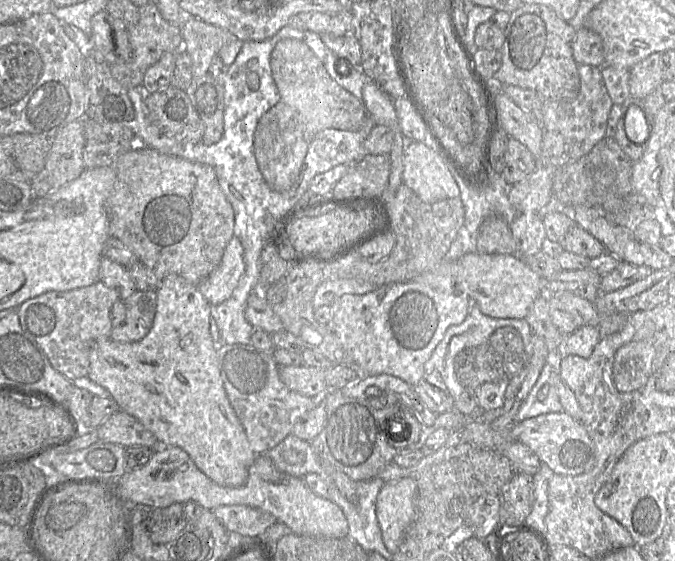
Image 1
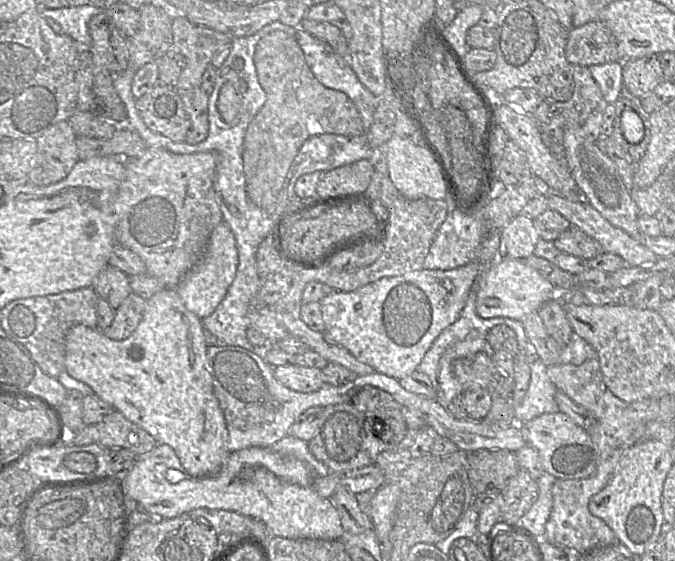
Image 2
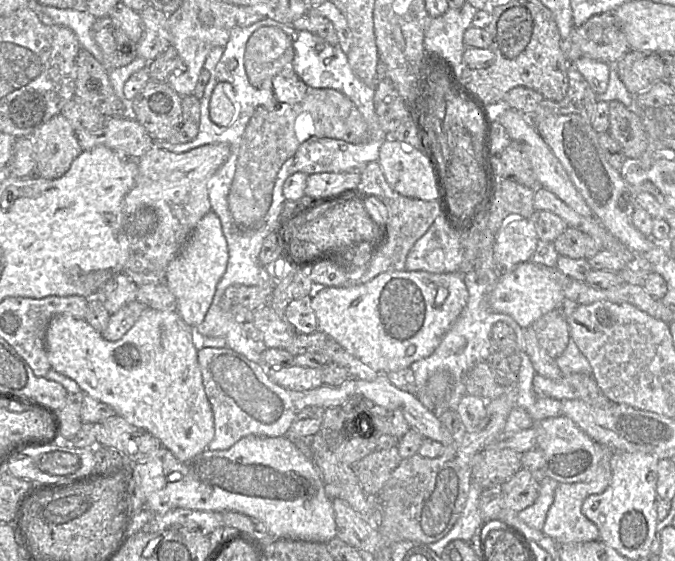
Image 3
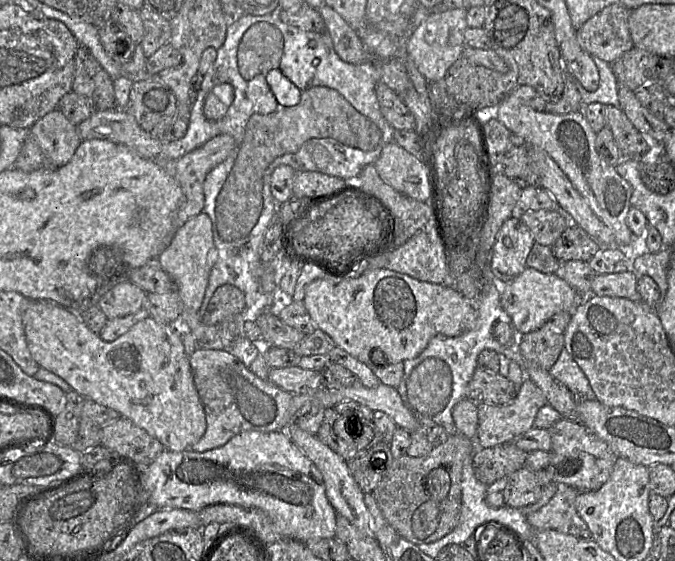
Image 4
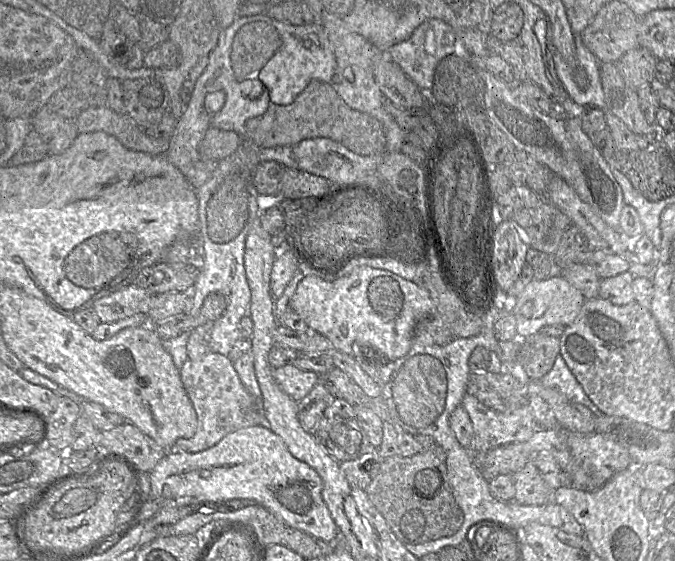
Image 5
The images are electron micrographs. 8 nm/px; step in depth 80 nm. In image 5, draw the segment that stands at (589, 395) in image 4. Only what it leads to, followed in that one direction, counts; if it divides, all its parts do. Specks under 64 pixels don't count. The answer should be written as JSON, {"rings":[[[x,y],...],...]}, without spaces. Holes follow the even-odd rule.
{"rings":[[[558,354],[551,370],[538,381],[545,387],[556,389],[569,400],[586,406],[595,416],[602,414],[586,395],[561,355]]]}

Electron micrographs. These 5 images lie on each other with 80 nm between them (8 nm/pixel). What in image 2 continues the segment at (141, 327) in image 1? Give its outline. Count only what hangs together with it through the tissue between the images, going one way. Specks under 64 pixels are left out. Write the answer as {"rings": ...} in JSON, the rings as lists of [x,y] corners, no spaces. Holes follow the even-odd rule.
{"rings":[[[131,293],[116,309],[115,318],[104,335],[112,340],[127,339],[142,320],[147,301],[135,293]]]}

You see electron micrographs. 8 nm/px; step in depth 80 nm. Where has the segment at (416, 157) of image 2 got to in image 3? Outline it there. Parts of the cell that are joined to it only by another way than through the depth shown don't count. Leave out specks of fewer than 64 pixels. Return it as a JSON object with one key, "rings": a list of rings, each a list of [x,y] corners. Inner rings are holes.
{"rings":[[[386,139],[381,145],[377,162],[385,179],[397,193],[414,199],[434,201],[441,198],[441,189],[434,173],[432,163],[420,149],[395,139]]]}

